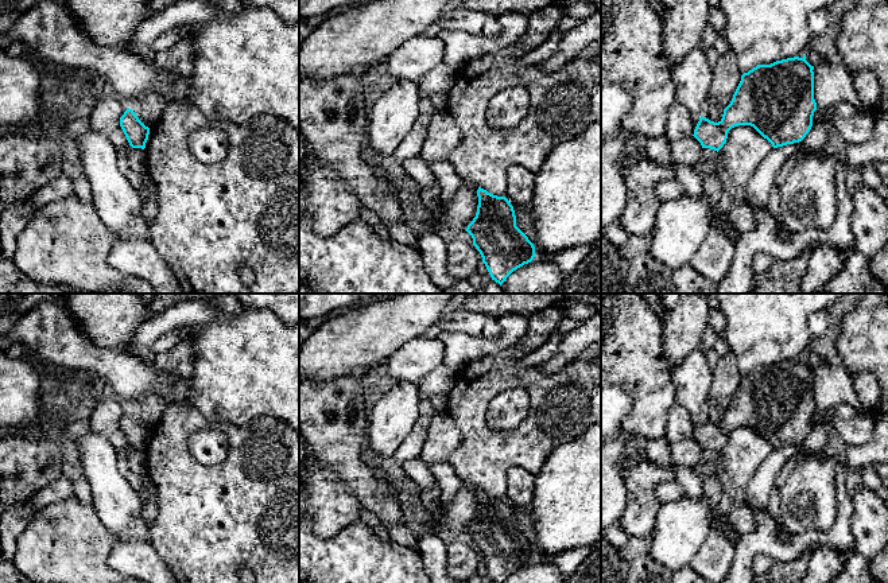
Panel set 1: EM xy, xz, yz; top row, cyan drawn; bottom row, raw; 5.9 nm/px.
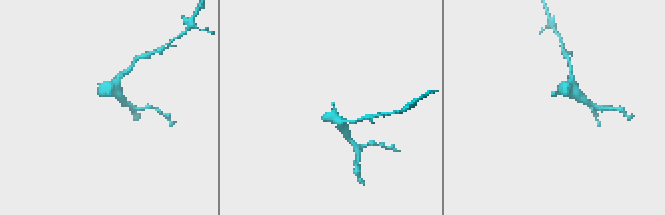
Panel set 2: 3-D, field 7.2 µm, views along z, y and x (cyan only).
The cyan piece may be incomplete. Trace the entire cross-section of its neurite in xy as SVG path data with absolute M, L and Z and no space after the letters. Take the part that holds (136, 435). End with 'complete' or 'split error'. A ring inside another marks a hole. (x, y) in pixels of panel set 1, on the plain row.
M127 411L120 419L120 428L132 450L146 450L150 430L146 428L132 411Z; complete

